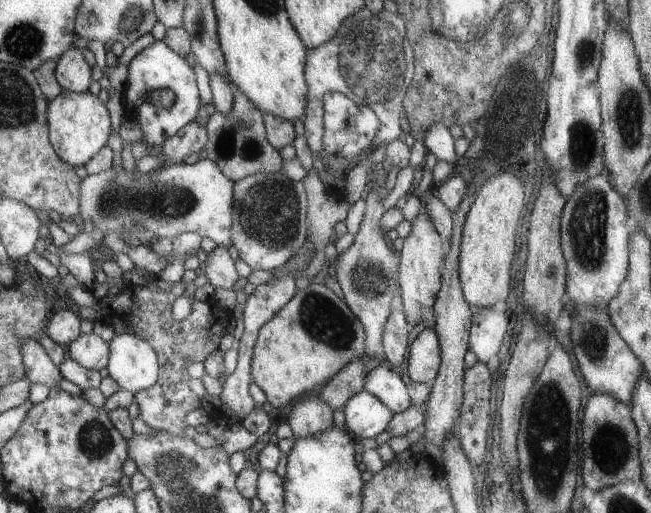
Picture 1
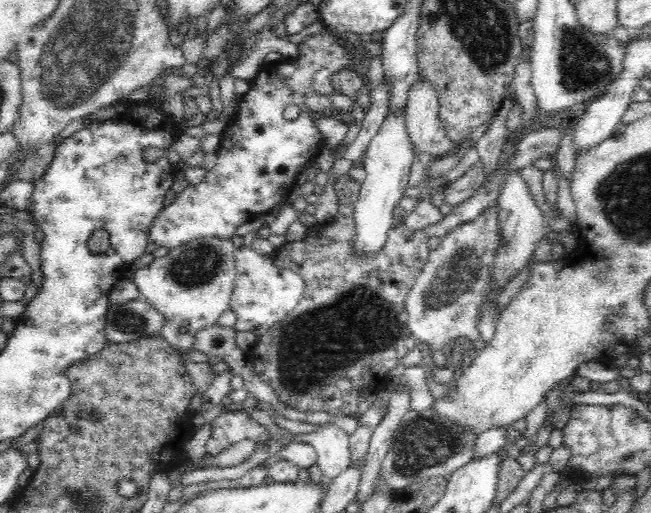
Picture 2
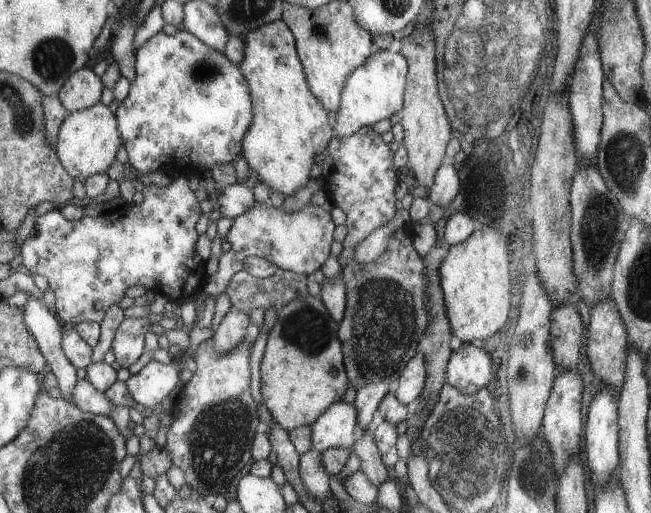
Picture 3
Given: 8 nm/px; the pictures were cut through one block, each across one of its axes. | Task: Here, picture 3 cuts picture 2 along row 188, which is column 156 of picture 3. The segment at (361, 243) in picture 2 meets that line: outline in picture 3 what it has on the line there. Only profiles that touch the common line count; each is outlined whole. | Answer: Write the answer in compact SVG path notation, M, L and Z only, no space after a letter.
M152 360L149 361L137 374L130 375L125 383L127 384L130 394L132 394L134 400L139 404L140 409L158 409L170 403L172 395L170 390L178 384L178 376L180 376L180 372L176 374L176 368L171 364L167 365L167 362L160 364L160 362L154 362Z

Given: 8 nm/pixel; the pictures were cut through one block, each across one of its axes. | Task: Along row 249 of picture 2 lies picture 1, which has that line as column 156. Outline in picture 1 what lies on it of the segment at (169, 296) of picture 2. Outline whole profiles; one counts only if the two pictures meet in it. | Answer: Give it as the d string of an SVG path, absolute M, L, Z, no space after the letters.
M206 157L205 159L201 159L198 162L190 165L190 164L170 164L170 166L166 166L166 168L159 168L158 170L154 170L148 173L142 173L139 171L138 166L133 170L129 171L125 168L121 168L118 171L113 169L113 166L110 168L106 168L104 172L90 174L84 179L82 179L82 202L80 202L80 216L83 222L88 218L92 221L94 226L97 226L101 231L102 238L108 234L108 232L116 232L118 236L126 235L126 232L130 232L130 234L136 234L138 232L142 234L150 233L152 235L163 237L175 237L182 233L191 232L194 234L199 234L202 238L211 238L216 242L216 244L224 245L226 247L231 247L233 240L233 203L234 203L234 181L230 180L229 177L222 172L220 168L218 168L218 164L214 162L211 158Z

